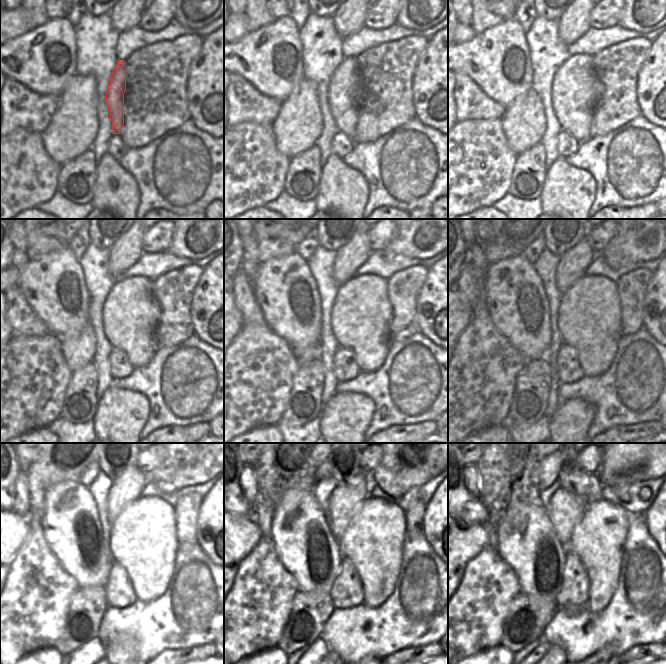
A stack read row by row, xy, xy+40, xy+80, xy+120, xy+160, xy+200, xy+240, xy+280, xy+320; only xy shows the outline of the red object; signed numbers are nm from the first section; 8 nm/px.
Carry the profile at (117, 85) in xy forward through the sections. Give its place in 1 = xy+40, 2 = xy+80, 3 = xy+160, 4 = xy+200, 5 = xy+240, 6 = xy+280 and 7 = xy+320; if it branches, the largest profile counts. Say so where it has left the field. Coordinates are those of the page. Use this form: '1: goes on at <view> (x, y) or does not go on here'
1: goes on at xy+40 (344, 89)
2: goes on at xy+80 (576, 89)
3: goes on at xy+160 (361, 315)
4: goes on at xy+200 (589, 318)
5: goes on at xy+240 (143, 540)
6: goes on at xy+280 (373, 541)
7: goes on at xy+320 (597, 539)

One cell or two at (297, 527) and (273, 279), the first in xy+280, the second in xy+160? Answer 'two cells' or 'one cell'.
one cell

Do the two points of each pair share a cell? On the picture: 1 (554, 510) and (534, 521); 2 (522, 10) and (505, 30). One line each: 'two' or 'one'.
1: two
2: two

